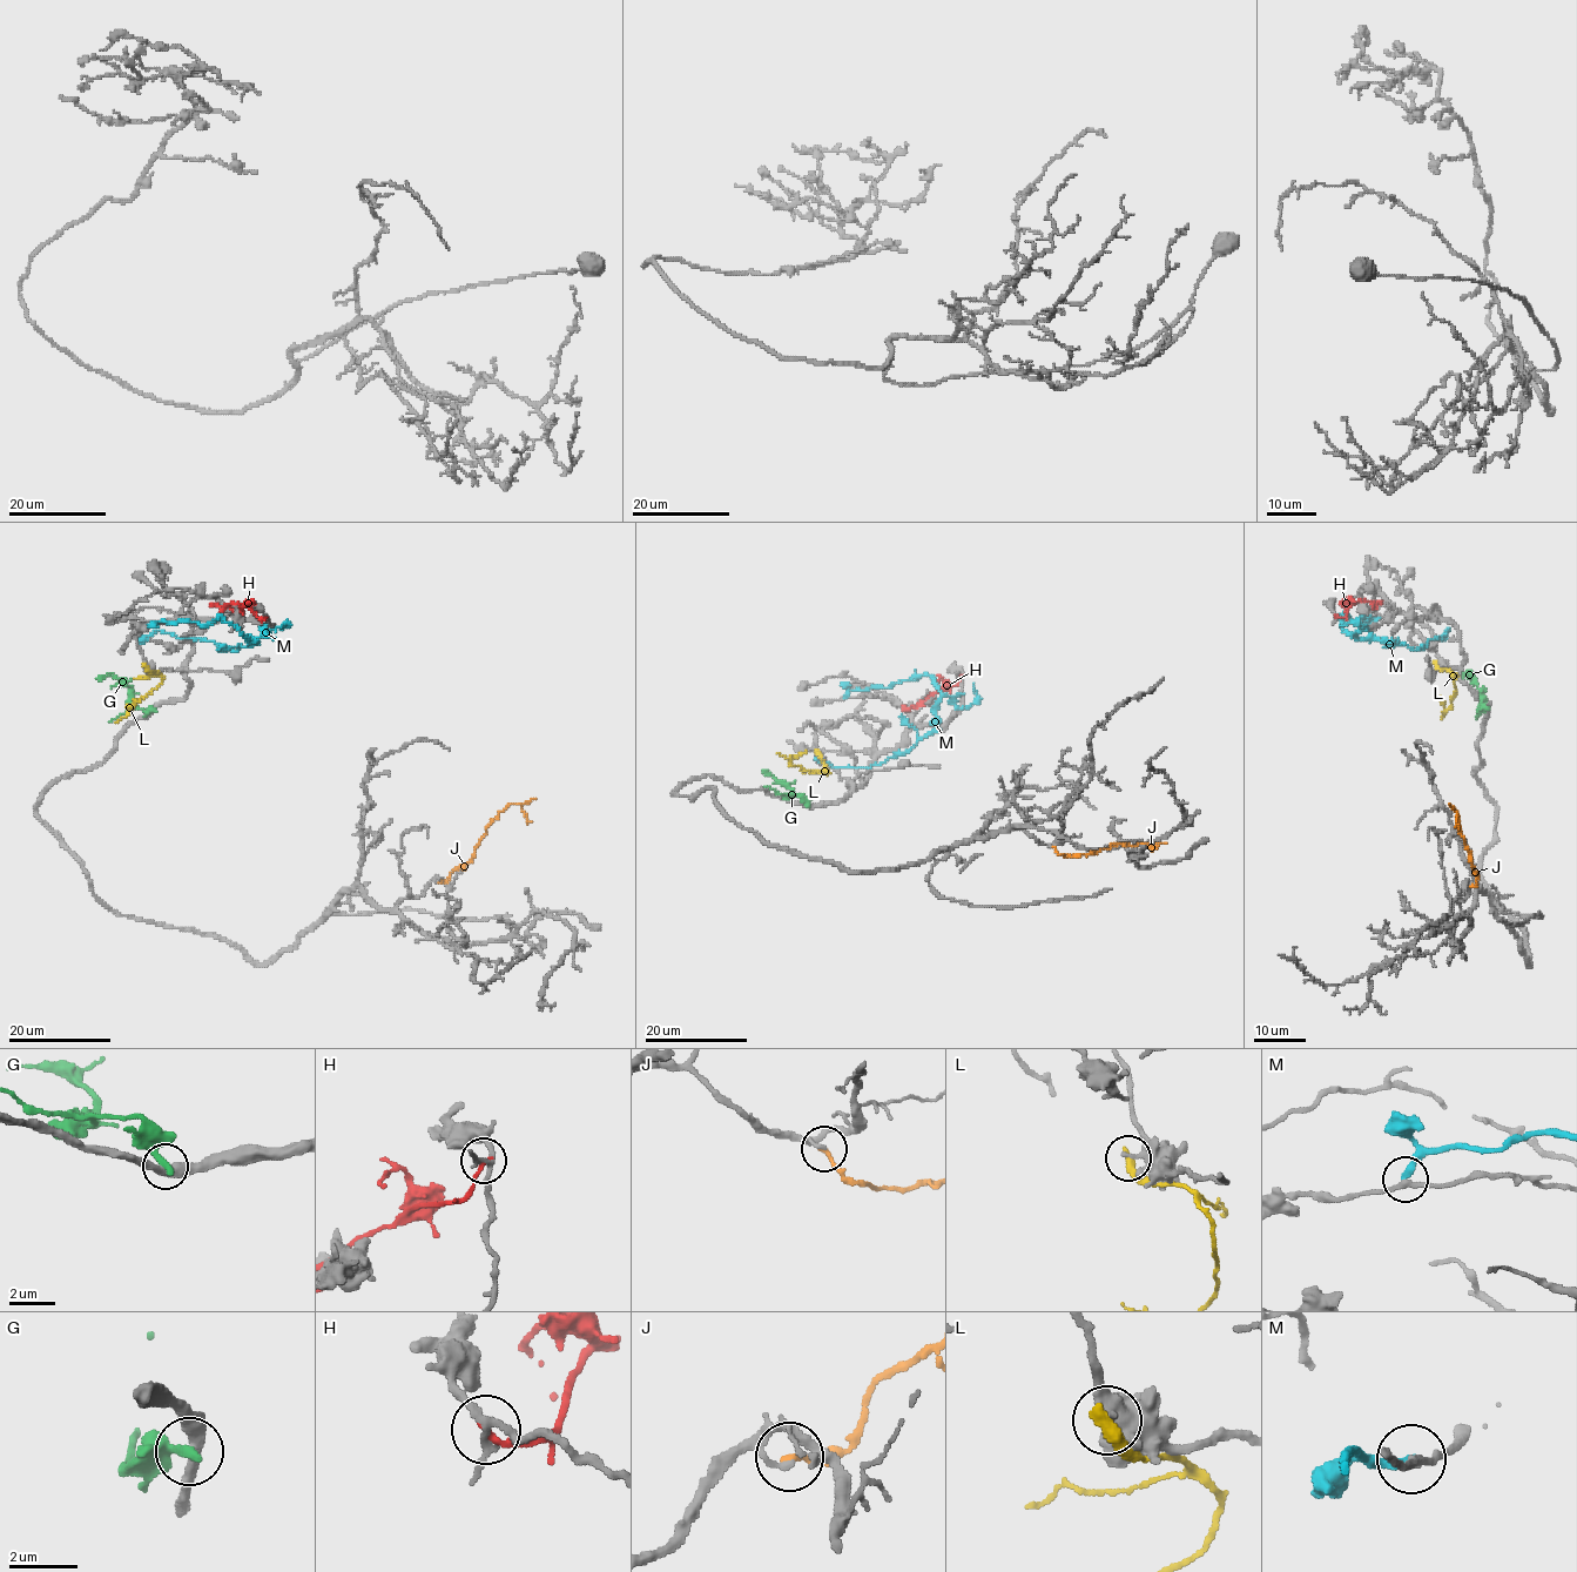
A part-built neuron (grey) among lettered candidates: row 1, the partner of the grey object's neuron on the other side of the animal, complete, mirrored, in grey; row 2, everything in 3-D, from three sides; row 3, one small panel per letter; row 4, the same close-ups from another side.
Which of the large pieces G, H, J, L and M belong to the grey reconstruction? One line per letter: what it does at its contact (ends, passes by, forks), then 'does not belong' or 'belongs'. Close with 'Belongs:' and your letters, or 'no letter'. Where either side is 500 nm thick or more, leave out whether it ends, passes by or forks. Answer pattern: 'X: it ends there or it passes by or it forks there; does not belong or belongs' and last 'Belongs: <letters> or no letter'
G: it ends there; does not belong
H: it ends there; does not belong
J: it ends there; belongs
L: it ends there; does not belong
M: it ends there; does not belong
Belongs: J

